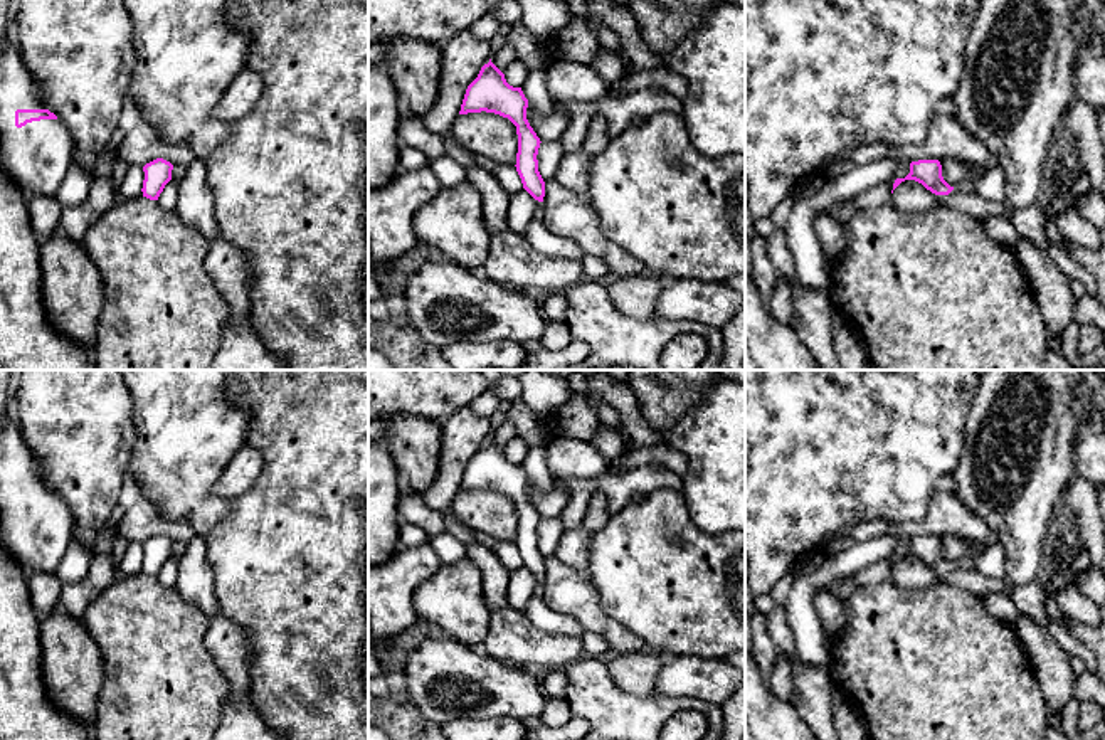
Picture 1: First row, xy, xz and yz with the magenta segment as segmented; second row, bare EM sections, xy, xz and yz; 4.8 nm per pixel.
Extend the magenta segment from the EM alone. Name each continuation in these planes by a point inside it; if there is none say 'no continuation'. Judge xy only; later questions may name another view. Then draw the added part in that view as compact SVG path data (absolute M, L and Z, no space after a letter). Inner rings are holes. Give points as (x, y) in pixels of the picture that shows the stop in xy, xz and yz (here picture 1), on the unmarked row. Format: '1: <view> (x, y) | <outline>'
1: xy (36, 533) | M8 417L0 427L0 545L29 575L56 574L72 536L72 515L59 496L15 503L17 486L45 486L22 429Z

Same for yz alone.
no continuation

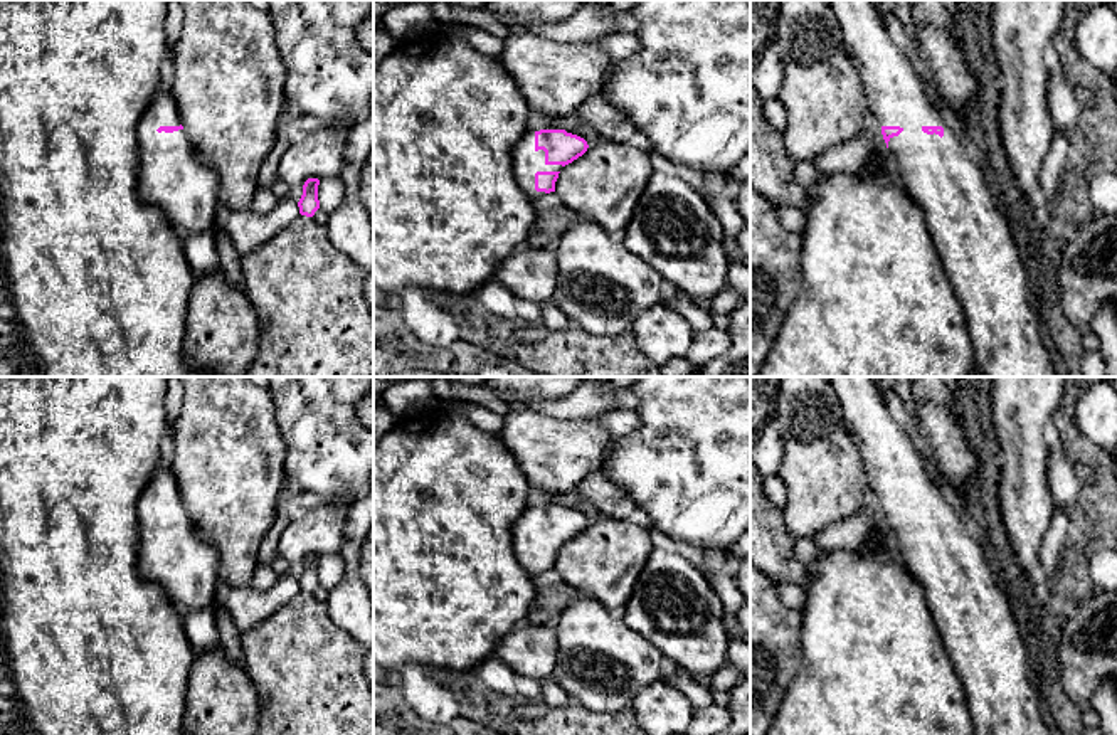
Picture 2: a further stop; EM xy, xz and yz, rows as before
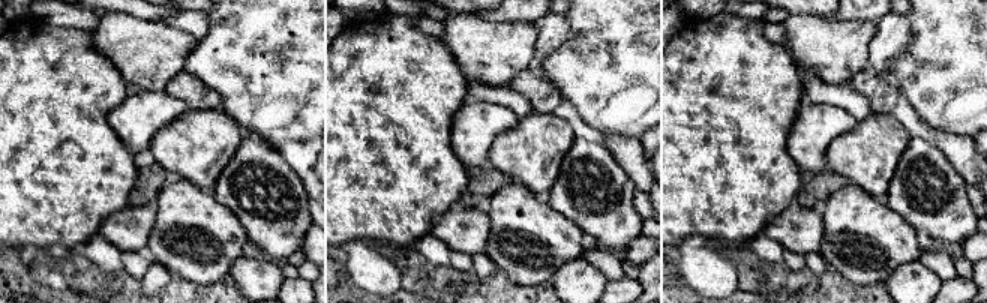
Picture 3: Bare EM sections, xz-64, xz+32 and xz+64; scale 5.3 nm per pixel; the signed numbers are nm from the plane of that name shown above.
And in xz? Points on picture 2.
1: xz (527, 539) | M527 506L527 510L513 523L513 540L515 555L520 565L527 570L530 577L538 577L545 568L535 567L535 550L537 548L560 548L562 542L547 542L545 528L535 526L535 508Z

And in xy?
1: xy (172, 554) | M158 464L138 500L138 574L156 584L180 617L215 607L219 558L183 506L158 510L160 503L180 503L173 469Z

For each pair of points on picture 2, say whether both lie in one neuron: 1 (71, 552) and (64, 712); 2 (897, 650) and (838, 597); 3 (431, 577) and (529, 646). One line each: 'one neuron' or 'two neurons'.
1: one neuron
2: one neuron
3: two neurons

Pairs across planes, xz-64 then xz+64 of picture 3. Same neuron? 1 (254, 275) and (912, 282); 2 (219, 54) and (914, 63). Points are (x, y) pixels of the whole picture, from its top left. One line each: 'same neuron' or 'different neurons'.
1: same neuron
2: same neuron

